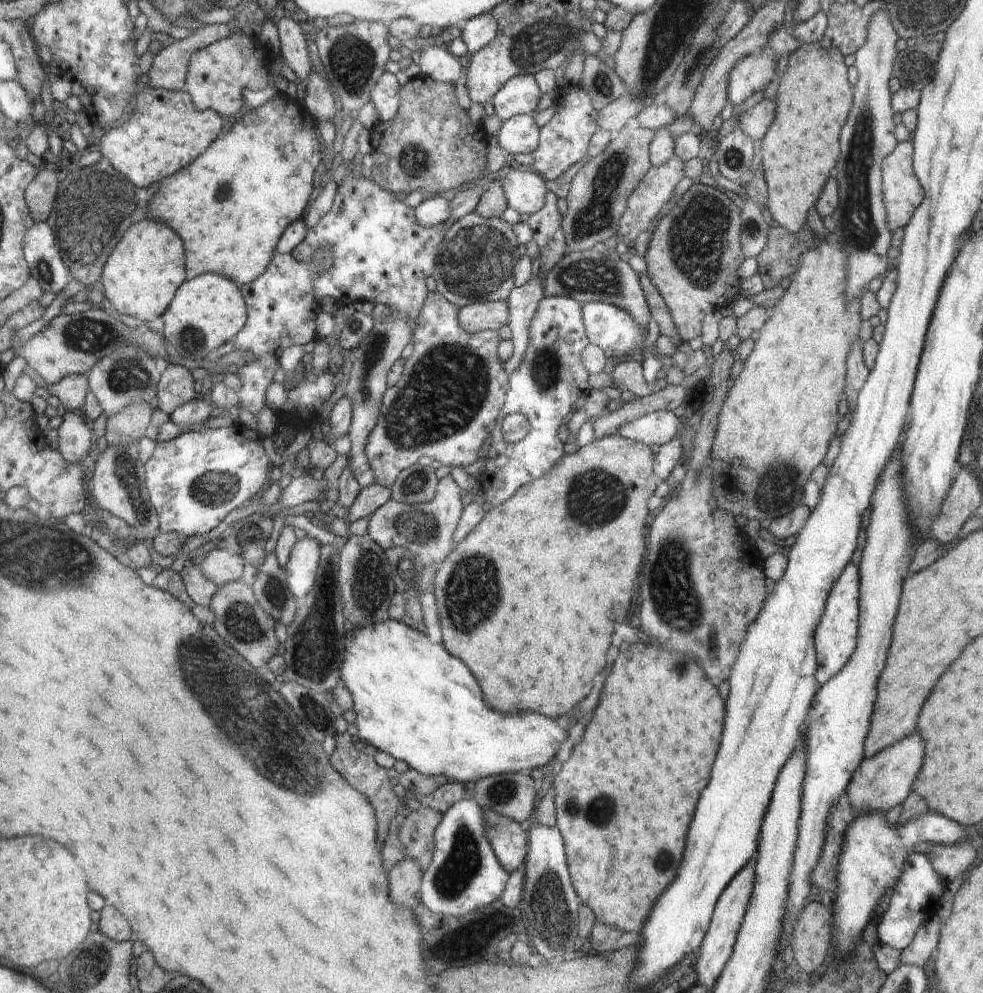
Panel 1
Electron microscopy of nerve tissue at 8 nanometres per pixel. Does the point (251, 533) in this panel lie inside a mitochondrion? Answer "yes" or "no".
yes

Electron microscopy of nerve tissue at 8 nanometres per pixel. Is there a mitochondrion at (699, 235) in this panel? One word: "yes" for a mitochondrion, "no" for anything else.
yes

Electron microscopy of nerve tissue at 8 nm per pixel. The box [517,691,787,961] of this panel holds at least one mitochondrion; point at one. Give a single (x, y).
(551, 914)

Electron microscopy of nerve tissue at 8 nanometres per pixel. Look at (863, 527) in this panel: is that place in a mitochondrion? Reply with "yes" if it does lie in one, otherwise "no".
no

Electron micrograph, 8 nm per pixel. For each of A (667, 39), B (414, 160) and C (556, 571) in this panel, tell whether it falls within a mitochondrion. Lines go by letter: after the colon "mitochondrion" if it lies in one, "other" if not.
A: mitochondrion
B: mitochondrion
C: other

